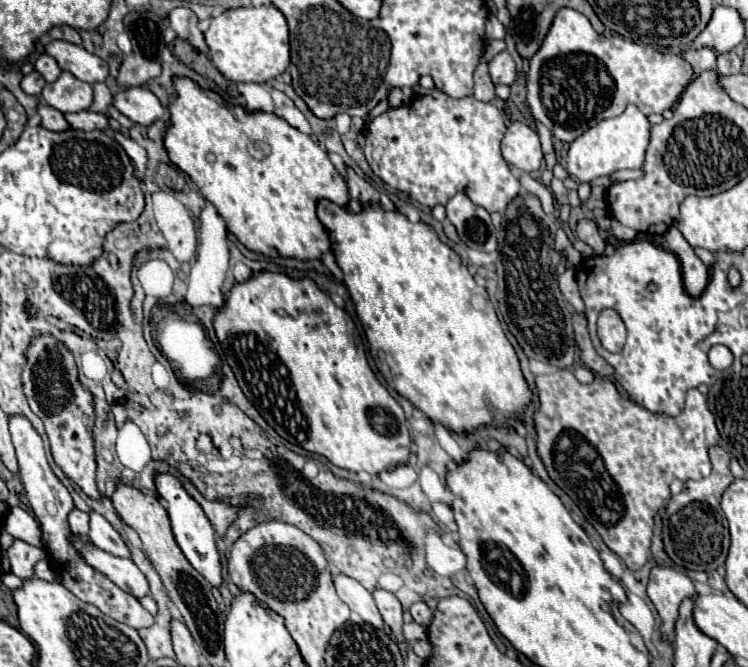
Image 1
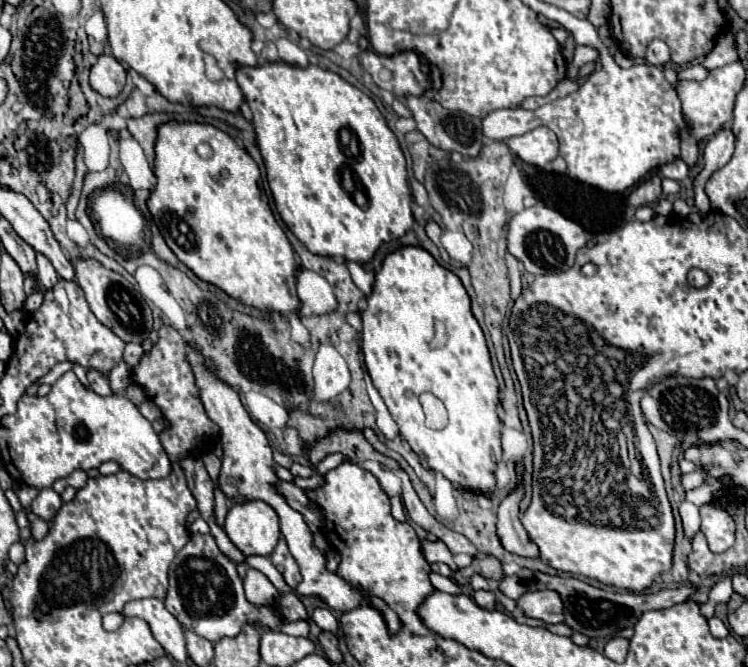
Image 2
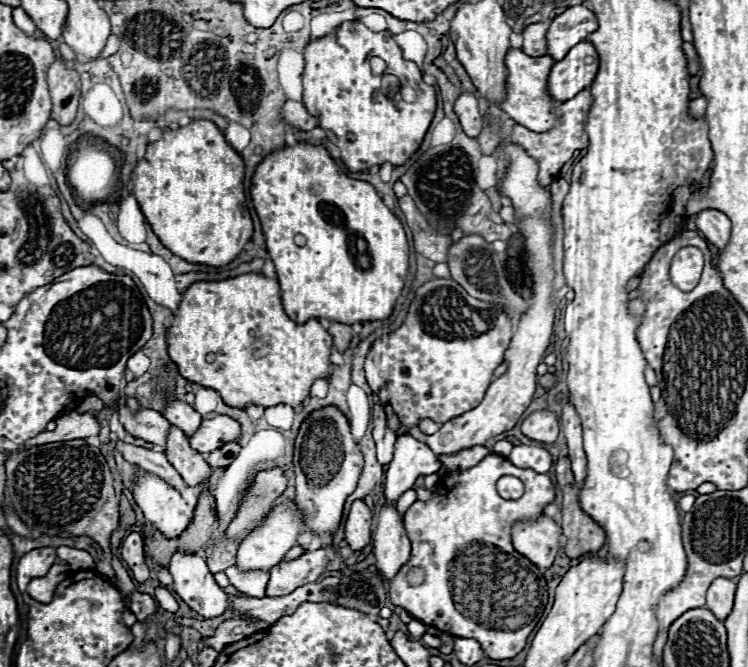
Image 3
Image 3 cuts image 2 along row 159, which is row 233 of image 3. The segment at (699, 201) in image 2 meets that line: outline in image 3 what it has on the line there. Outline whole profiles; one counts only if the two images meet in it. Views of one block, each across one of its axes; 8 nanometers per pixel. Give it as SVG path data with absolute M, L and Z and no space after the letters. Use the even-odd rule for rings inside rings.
M706 208L696 218L698 230L706 236L708 242L712 242L718 250L724 250L730 240L730 220L720 214L718 210Z

